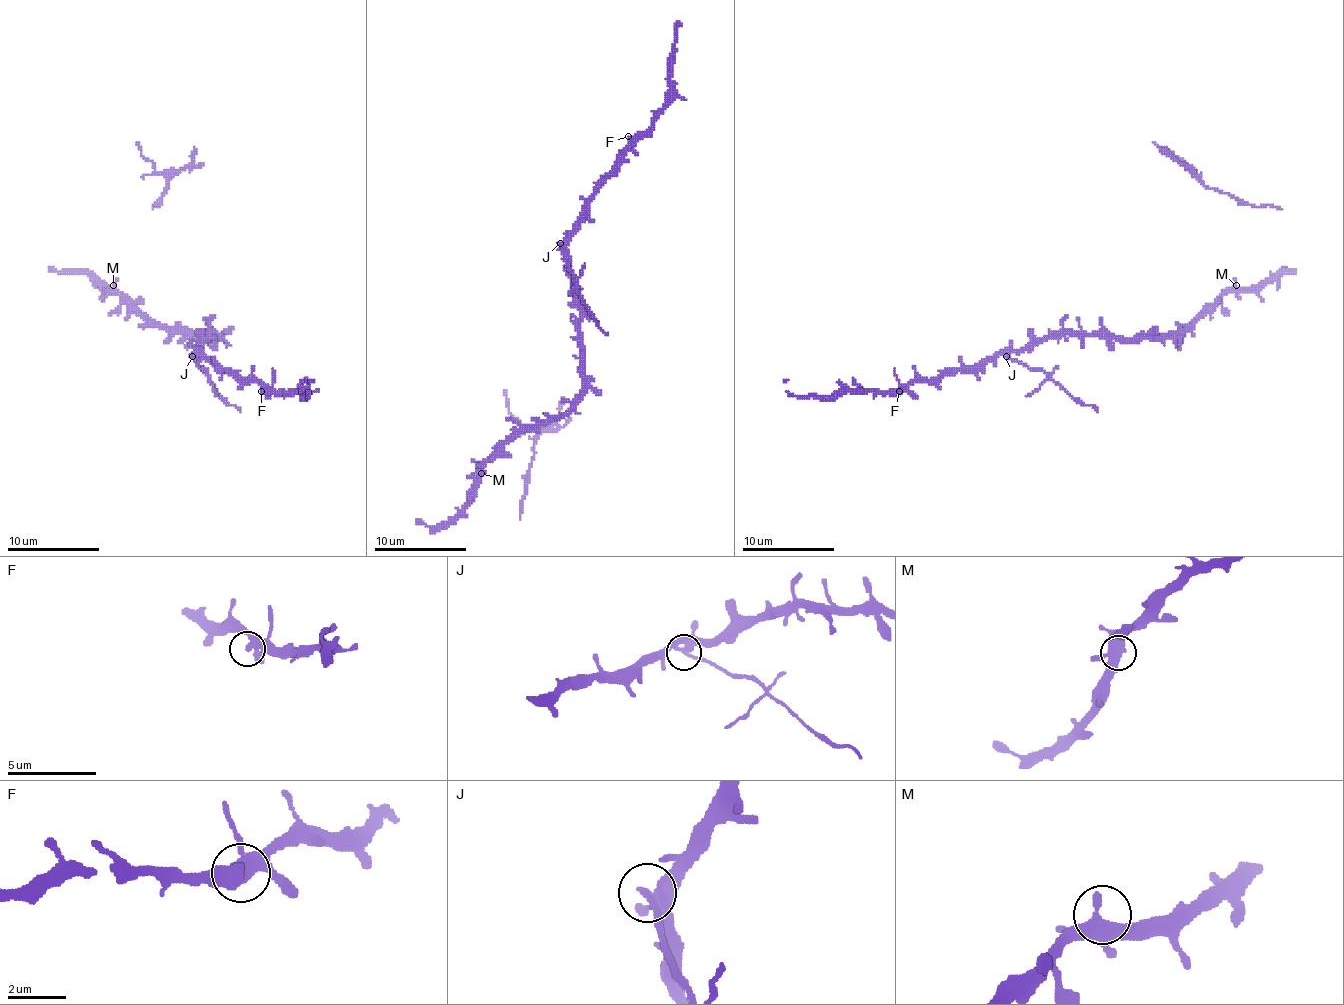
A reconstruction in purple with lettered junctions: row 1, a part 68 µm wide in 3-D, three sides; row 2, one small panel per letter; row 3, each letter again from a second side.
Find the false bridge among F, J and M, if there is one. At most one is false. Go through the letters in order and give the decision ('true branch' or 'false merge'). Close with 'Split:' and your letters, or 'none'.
F: true branch
J: false merge
M: true branch
Split: J

